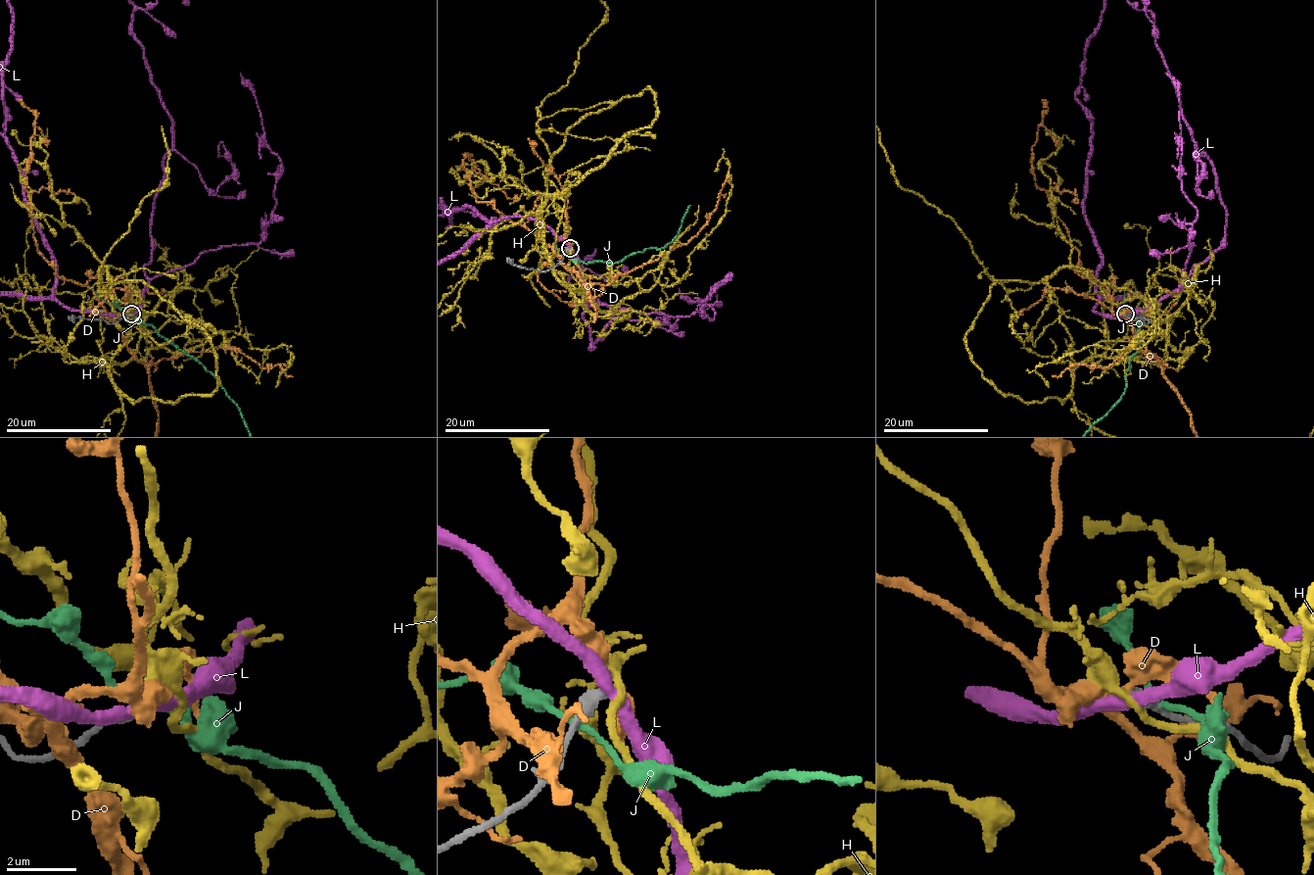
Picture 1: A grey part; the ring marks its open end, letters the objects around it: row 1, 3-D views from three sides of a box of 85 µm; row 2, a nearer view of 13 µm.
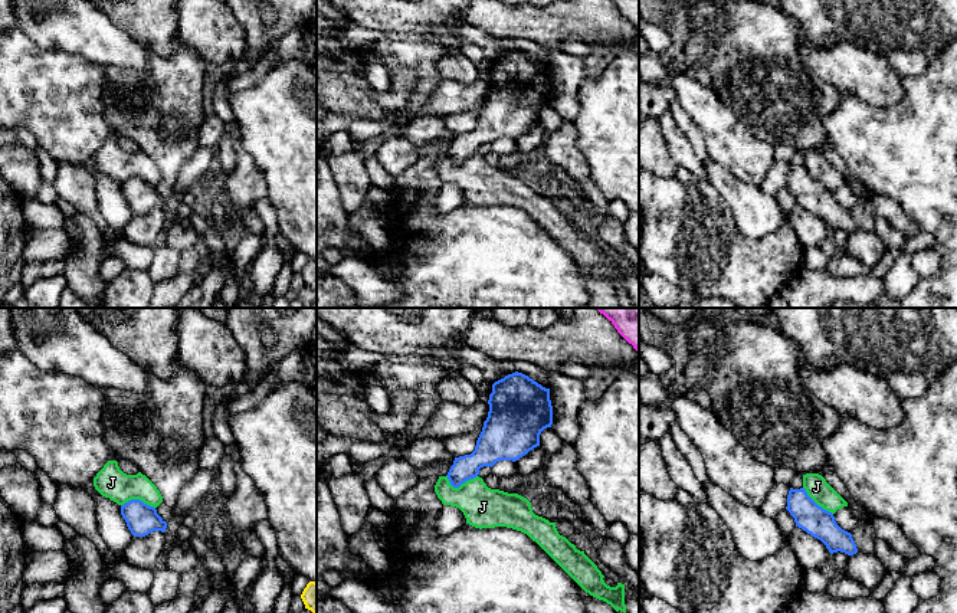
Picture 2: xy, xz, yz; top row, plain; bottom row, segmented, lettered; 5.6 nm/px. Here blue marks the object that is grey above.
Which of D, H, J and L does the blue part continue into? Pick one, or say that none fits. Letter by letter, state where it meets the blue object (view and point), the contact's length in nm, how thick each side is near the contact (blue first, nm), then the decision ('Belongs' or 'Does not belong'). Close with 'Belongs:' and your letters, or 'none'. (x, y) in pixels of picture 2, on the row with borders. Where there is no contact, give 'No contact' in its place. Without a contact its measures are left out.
D: No contact. Does not belong
H: No contact. Belongs
J: Touches blue at xz (461, 484). Shared border 180 nm. Thickness 160 nm (blue) against 220 nm. Does not belong
L: No contact. Does not belong
Belongs: H

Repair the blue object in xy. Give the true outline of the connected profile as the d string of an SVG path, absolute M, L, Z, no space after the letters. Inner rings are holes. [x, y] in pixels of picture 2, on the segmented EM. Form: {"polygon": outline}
{"polygon": "M140 499L121 505L121 515L134 537L145 537L153 531L165 532L167 522L157 514L157 509Z"}

